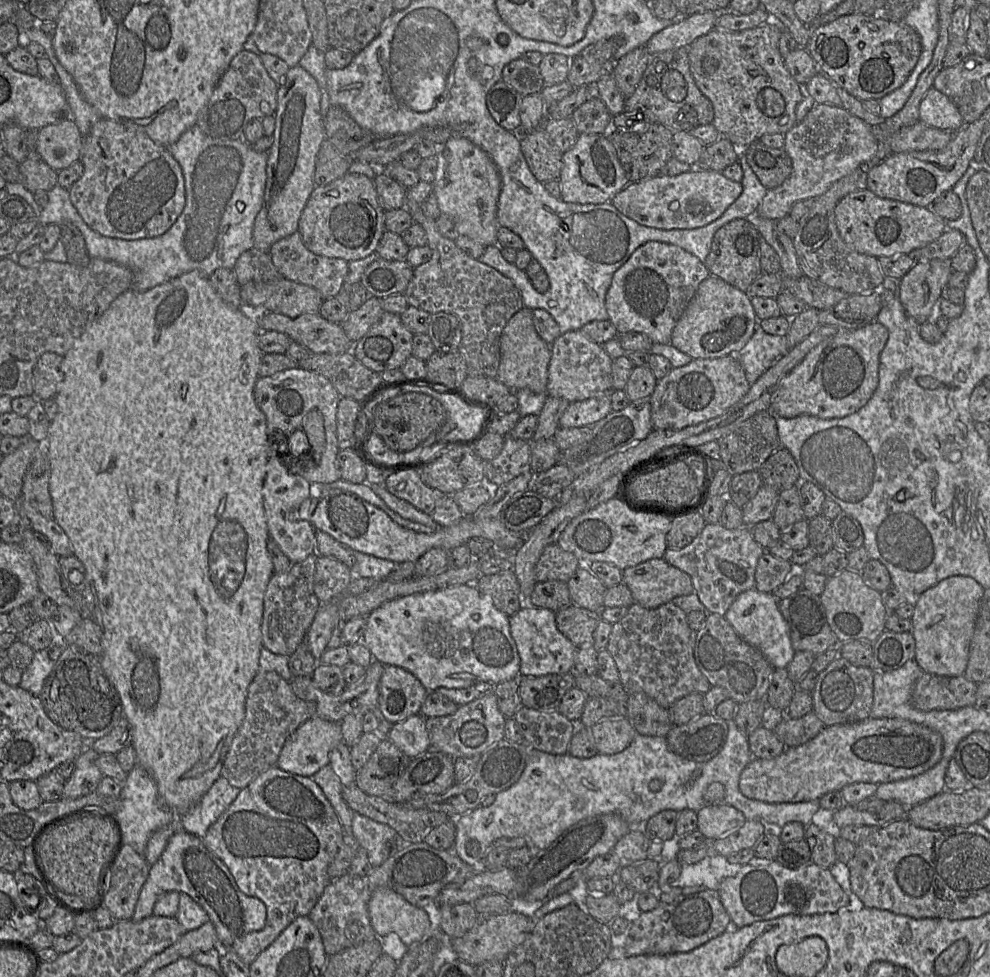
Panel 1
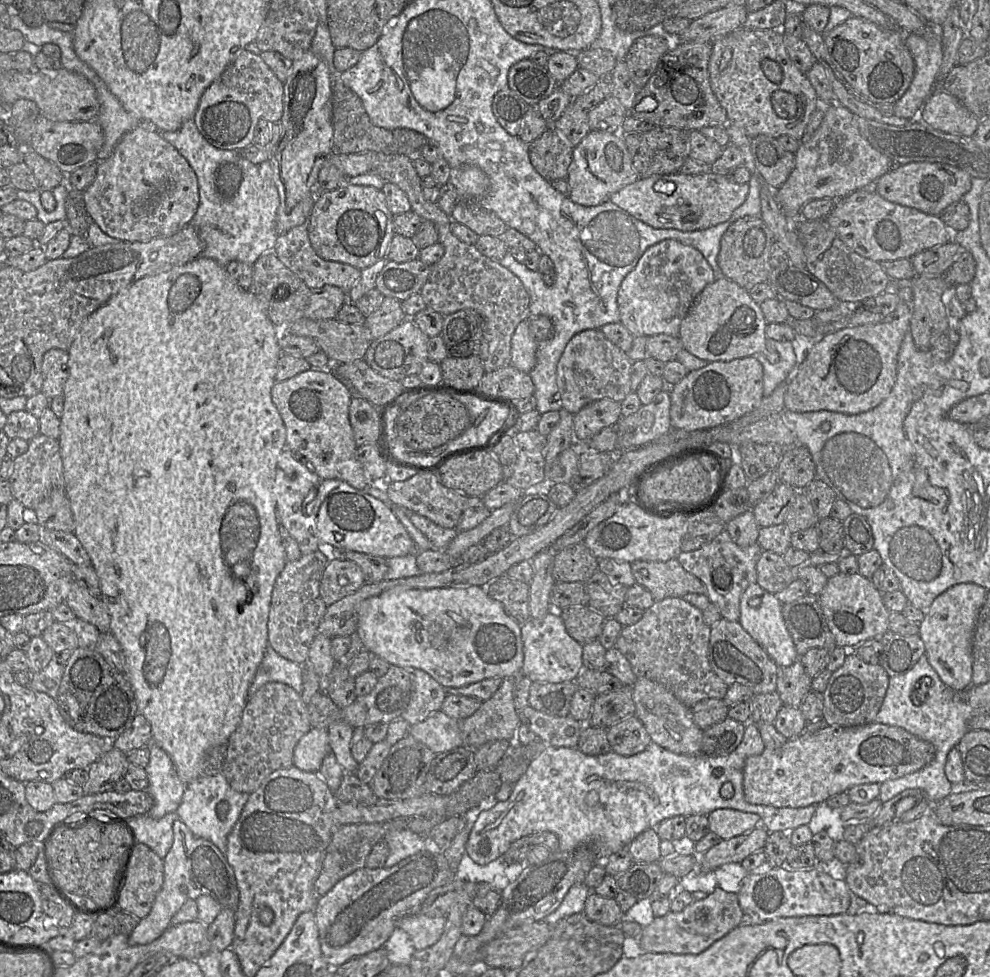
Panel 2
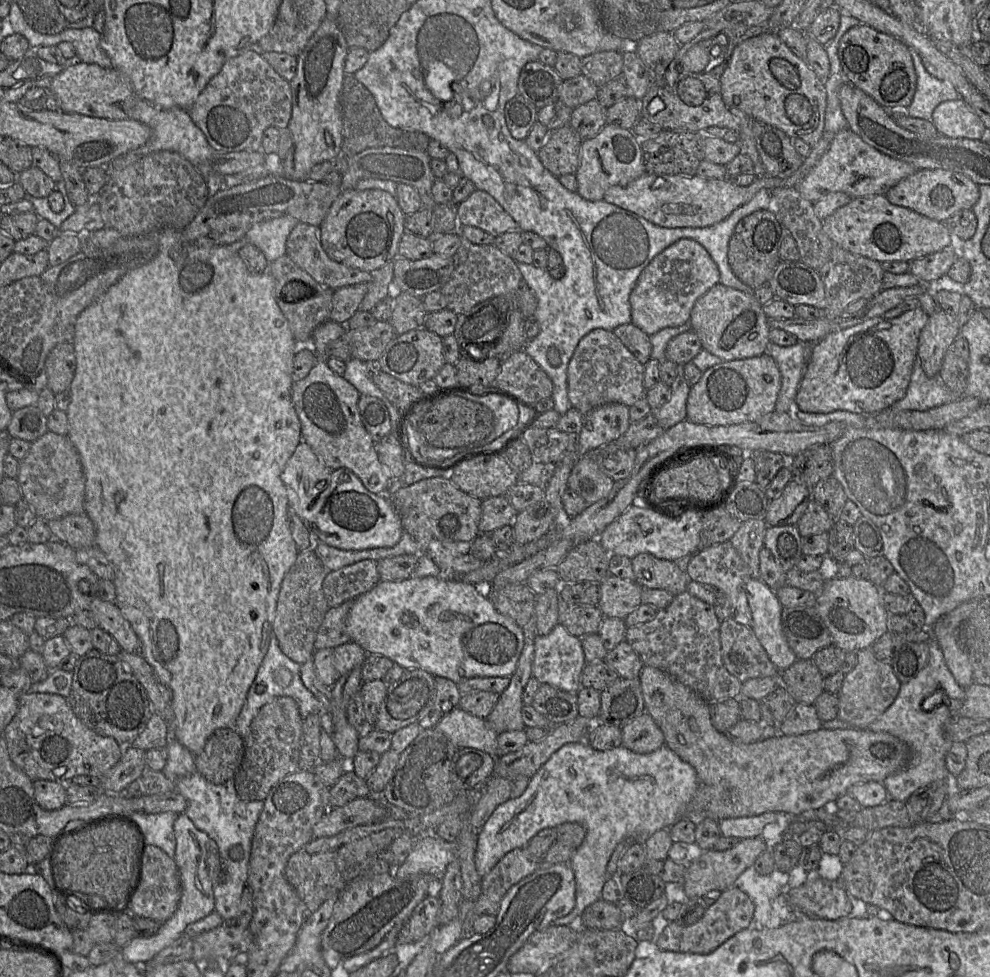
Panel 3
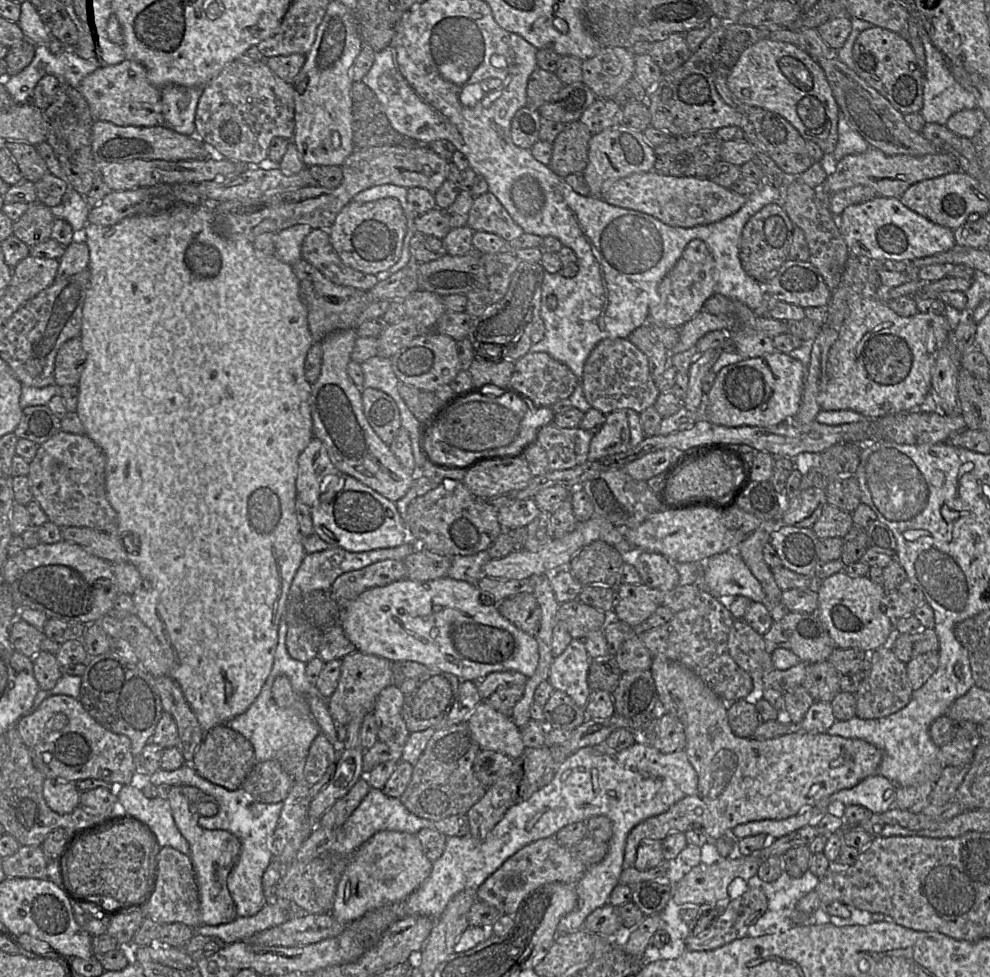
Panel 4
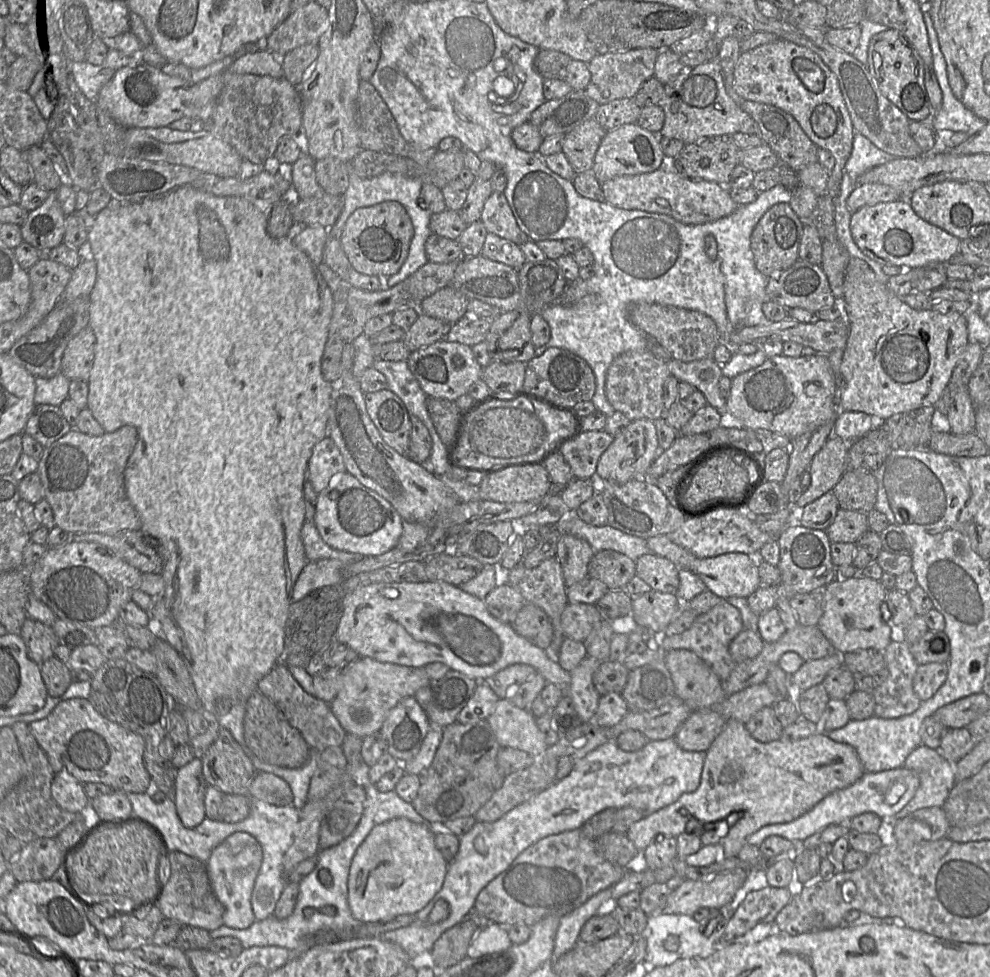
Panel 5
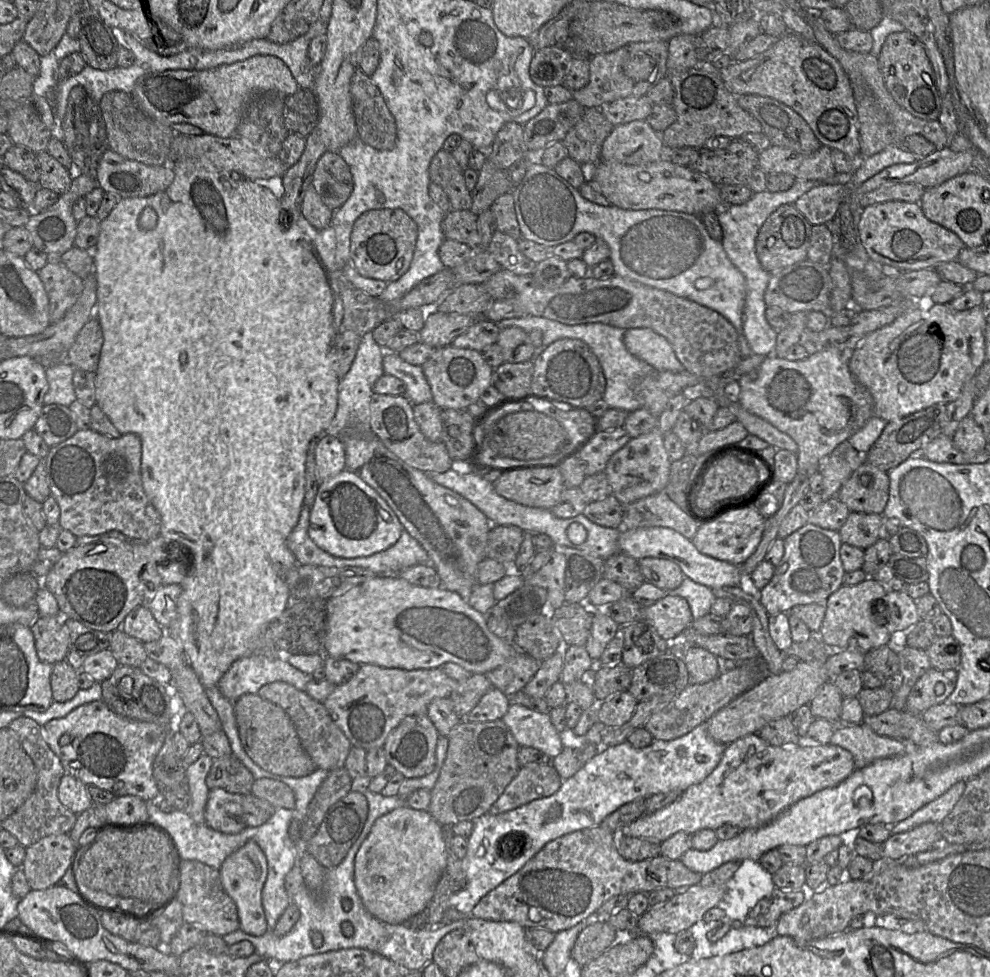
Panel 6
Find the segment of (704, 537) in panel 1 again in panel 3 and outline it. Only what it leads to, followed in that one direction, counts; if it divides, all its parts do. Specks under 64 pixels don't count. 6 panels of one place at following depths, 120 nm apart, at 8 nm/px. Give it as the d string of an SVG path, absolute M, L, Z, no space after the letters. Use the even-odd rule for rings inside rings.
M730 541L701 548L692 555L686 573L701 584L712 585L718 594L728 598L732 606L732 618L747 627L752 626L752 613L745 593L745 583L751 578L747 564Z

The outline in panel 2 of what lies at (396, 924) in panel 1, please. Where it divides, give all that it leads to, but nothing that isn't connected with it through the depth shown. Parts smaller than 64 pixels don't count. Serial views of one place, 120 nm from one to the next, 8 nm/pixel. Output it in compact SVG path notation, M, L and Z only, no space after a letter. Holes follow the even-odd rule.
M418 912L403 918L398 928L410 936L416 950L423 950L440 939L445 922L445 917L429 917Z

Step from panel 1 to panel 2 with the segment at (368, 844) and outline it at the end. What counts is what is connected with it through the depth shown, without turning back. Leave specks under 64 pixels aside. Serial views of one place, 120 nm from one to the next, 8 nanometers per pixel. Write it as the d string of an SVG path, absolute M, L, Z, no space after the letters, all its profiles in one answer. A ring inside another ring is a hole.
M410 830L389 832L383 840L389 848L384 867L392 867L401 860L428 847L429 840Z

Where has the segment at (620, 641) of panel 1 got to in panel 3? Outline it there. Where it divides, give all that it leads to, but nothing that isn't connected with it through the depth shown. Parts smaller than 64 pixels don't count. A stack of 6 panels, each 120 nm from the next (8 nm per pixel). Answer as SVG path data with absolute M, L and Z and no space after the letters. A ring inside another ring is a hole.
M684 591L676 595L664 609L659 609L655 618L646 623L628 627L625 641L639 655L644 666L656 667L689 687L708 703L719 702L729 698L740 698L742 682L729 673L721 656L720 624L714 606Z

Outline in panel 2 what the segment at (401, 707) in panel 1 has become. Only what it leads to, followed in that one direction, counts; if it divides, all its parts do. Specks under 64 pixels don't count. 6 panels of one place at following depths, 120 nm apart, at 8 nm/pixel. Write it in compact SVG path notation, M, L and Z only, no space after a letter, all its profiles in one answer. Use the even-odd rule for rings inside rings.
M414 668L405 669L410 671L412 691L410 702L401 718L410 725L415 725L426 720L432 713L440 711L447 693L426 672Z

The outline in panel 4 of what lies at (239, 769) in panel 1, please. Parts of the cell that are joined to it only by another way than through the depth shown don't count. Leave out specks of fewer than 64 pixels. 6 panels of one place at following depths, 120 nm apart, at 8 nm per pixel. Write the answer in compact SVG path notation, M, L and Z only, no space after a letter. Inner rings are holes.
M275 760L258 762L241 788L262 803L283 802L293 785L290 775Z

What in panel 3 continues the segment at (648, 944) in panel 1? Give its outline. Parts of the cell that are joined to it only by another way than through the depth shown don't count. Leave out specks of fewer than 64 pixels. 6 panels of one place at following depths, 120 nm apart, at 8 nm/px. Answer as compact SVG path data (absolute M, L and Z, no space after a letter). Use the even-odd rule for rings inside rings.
M732 886L721 892L719 898L709 905L696 923L684 926L677 921L669 922L663 932L652 941L662 951L708 954L736 933L746 929L753 918L754 911L755 905L750 896L736 886Z

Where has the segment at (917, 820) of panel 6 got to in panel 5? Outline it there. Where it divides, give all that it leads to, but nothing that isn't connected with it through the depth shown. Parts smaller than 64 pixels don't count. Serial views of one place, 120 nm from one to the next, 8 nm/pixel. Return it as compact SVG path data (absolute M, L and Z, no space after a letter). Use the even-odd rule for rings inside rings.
M920 745L906 758L904 767L918 774L920 785L911 801L892 819L884 820L884 829L889 824L903 819L916 810L943 807L956 784L955 764L943 758L937 749Z

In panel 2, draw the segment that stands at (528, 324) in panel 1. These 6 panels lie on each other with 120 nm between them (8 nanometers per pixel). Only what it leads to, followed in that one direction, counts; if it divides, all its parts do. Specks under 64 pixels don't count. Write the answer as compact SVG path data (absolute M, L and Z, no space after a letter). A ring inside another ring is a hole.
M528 319L521 321L511 339L511 362L518 370L530 373L536 364L538 341L532 335Z

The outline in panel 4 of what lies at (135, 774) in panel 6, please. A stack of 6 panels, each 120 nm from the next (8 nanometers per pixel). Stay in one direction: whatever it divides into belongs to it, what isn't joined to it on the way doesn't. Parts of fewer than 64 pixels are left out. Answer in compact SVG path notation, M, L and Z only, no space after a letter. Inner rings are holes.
M68 695L48 697L33 712L23 716L15 727L29 750L34 766L46 778L70 782L99 779L112 784L130 785L135 775L131 740L100 725L79 699Z

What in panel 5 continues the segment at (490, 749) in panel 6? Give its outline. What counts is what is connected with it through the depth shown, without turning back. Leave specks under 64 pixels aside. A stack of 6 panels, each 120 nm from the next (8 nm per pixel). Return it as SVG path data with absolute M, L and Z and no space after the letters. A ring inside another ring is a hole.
M486 719L472 723L455 722L442 729L442 740L431 765L419 774L420 787L411 802L416 812L433 824L444 824L457 818L474 816L503 785L505 774L497 763L501 746Z

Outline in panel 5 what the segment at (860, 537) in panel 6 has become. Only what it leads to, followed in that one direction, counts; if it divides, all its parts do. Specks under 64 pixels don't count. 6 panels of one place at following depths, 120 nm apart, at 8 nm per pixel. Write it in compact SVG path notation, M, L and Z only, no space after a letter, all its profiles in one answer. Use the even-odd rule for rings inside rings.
M840 508L825 531L833 543L855 543L868 530L867 513Z

